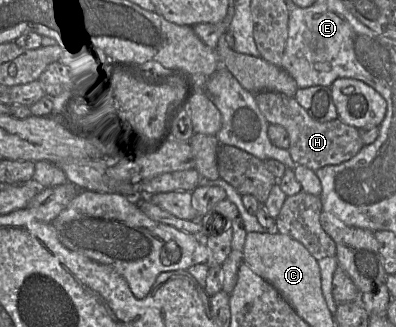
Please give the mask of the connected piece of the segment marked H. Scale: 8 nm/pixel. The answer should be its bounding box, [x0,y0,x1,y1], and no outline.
[255,91,364,171]

